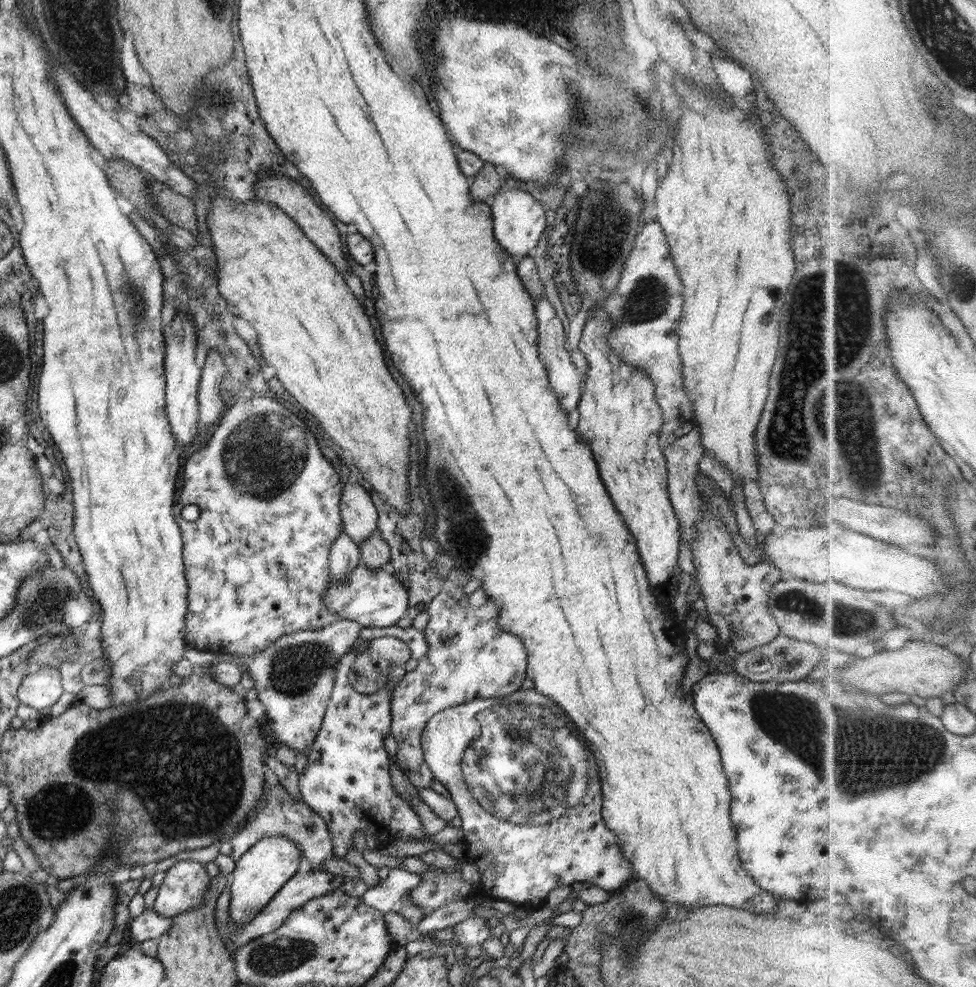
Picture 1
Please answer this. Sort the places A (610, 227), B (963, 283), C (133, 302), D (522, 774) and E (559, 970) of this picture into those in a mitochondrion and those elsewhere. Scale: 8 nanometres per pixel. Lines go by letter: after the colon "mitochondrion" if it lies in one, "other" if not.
A: mitochondrion
B: mitochondrion
C: mitochondrion
D: mitochondrion
E: other

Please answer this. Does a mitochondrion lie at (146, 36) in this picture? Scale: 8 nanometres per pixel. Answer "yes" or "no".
no

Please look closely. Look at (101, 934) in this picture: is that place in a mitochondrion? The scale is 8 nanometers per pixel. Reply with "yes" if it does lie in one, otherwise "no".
no

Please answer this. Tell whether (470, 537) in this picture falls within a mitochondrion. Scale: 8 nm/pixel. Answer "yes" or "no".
yes

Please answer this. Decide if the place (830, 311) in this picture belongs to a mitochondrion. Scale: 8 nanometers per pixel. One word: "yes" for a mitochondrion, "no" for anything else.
yes

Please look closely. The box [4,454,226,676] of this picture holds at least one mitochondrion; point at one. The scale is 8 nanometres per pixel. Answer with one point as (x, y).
(46, 605)

